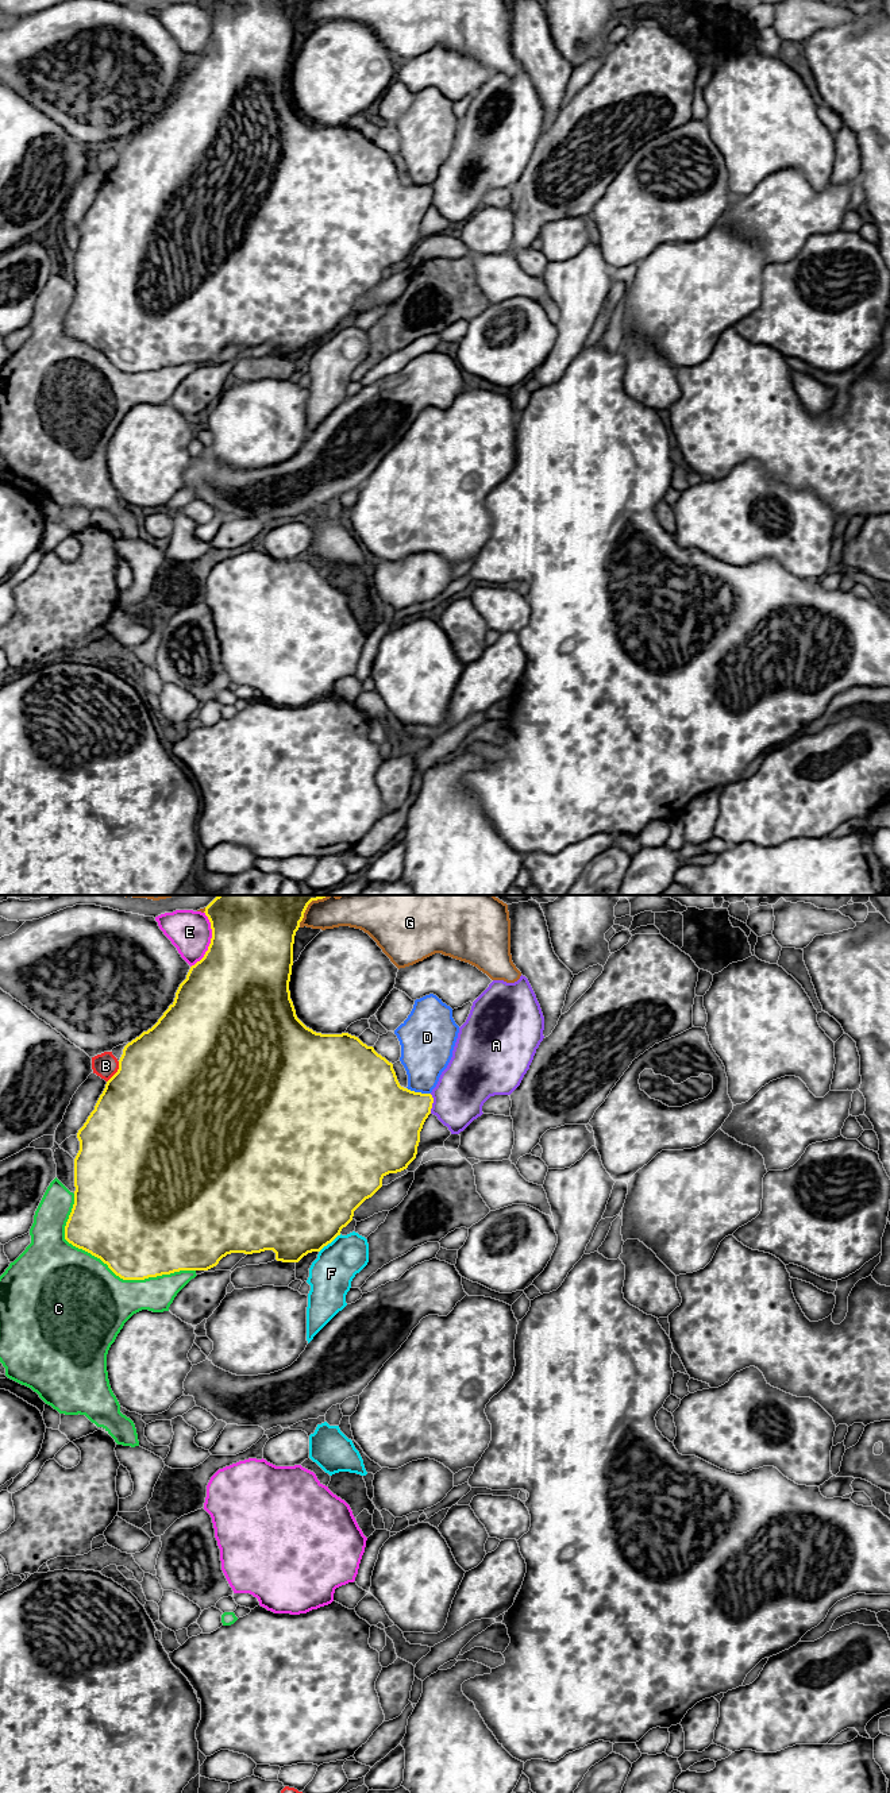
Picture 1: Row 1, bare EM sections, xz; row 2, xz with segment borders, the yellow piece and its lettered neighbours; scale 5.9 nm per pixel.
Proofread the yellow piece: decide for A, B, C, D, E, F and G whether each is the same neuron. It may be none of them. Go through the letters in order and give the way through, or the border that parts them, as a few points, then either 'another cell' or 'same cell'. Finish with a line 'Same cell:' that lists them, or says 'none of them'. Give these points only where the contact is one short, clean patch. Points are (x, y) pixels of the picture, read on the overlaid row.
A: another cell
B: another cell
C: another cell
D: another cell
E: another cell
F: border xz (341, 1234), (319, 1252); another cell
G: another cell
Same cell: none of them

